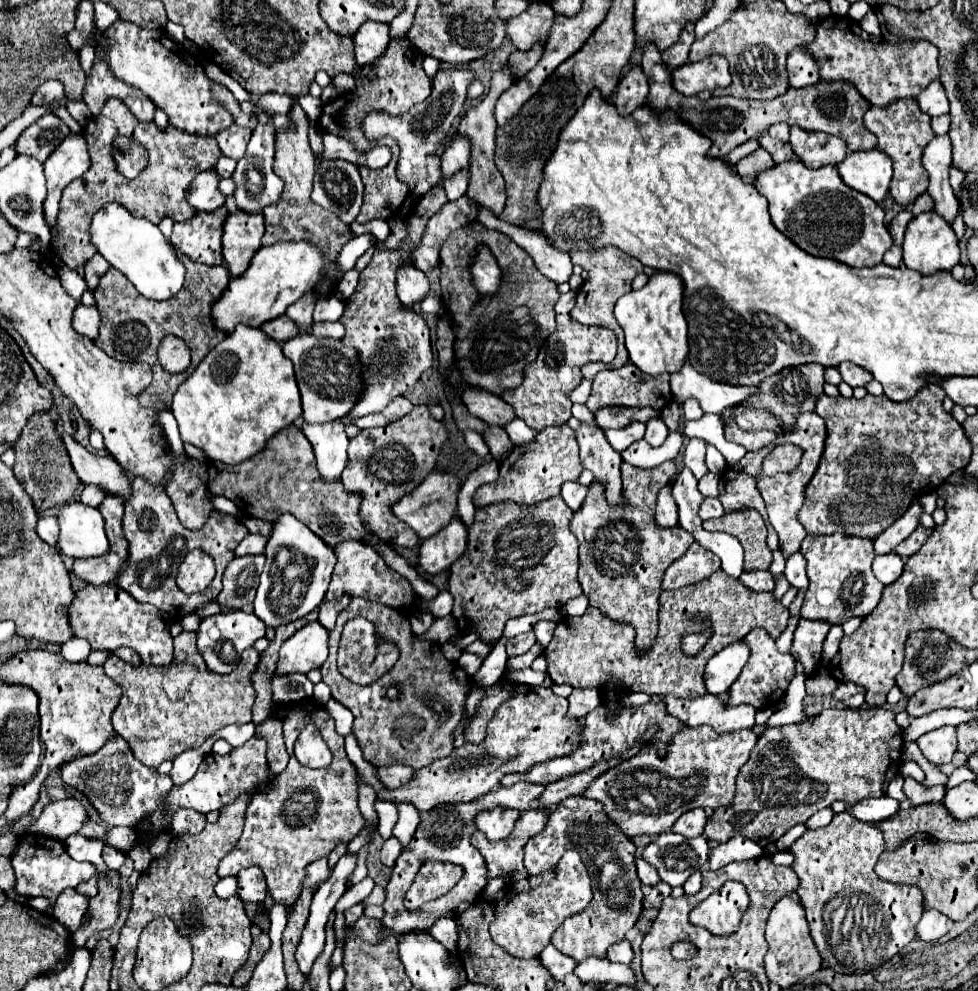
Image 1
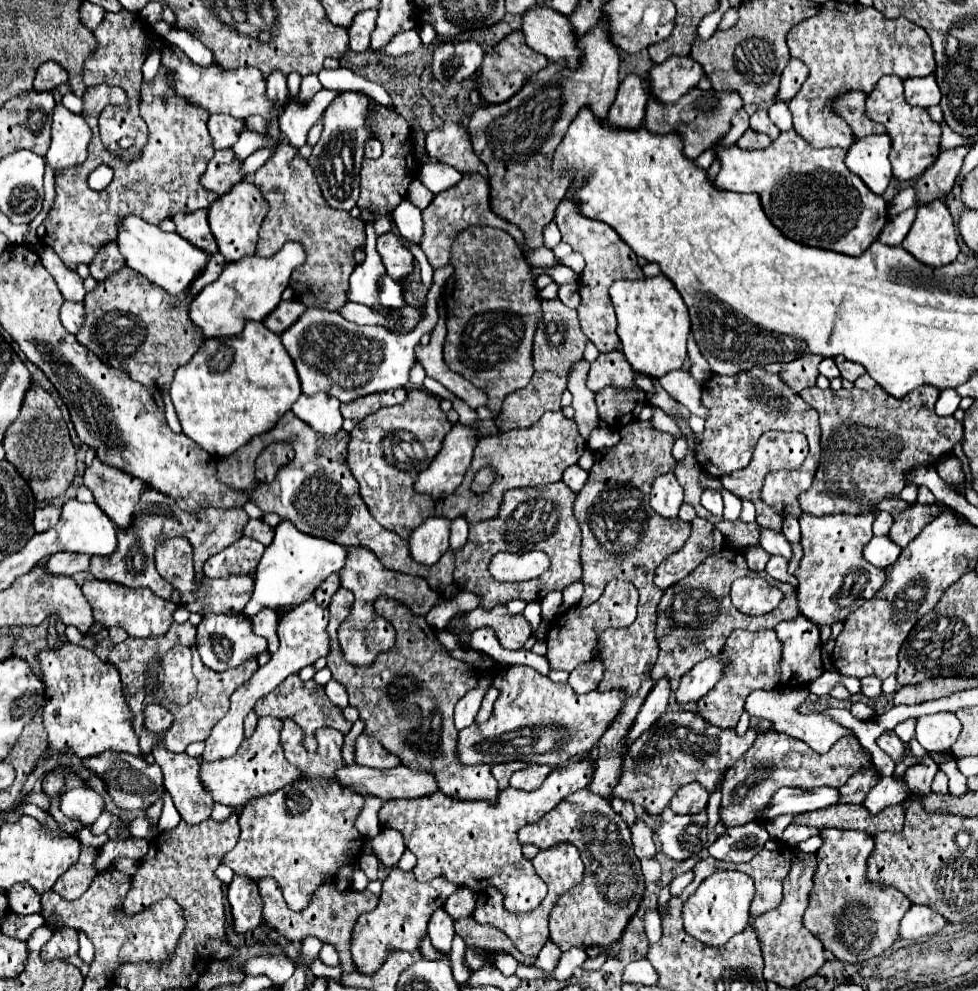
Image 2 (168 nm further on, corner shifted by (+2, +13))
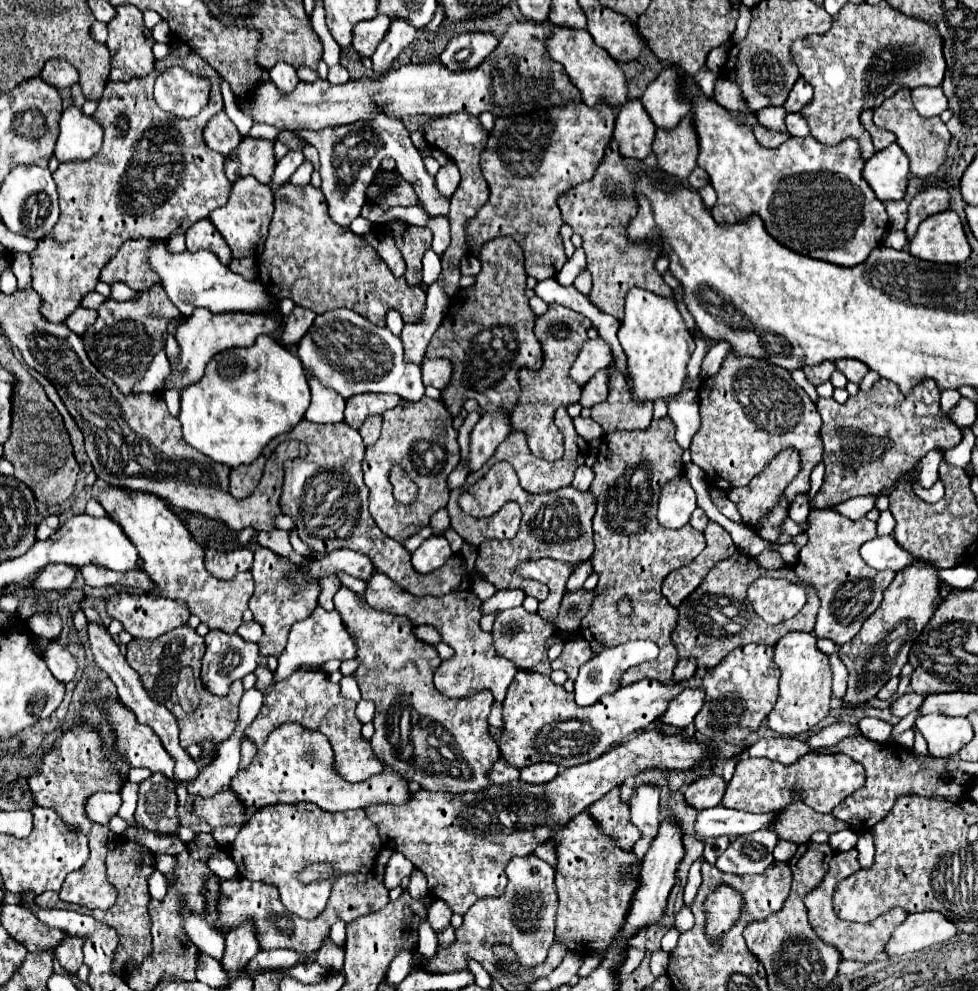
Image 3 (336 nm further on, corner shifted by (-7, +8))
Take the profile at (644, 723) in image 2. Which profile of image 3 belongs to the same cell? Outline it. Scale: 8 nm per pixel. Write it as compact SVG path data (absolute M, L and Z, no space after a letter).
M679 660L675 670L673 670L673 684L681 684L685 680L689 680L695 674L697 666L693 664L693 660Z

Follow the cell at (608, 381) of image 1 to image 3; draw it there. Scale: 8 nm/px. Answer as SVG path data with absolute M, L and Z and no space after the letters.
M609 368L599 370L599 372L585 384L579 404L585 406L585 408L591 408L591 406L603 402L603 400L607 398L607 392L609 392Z

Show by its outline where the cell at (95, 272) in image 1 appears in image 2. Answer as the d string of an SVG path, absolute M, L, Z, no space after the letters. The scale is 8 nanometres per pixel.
M112 241L108 245L104 245L98 253L96 253L96 259L92 261L90 265L90 275L96 279L96 281L104 281L108 275L112 275L114 271L122 269L126 263L124 263L124 257L120 255L118 251L118 243Z

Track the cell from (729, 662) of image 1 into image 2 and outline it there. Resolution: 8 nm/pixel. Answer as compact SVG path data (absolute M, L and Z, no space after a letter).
M714 655L700 661L696 667L692 667L692 671L688 671L688 675L680 679L674 691L676 703L686 705L686 703L696 703L698 699L702 699L718 683L724 671L724 665L726 663L722 661L722 657Z

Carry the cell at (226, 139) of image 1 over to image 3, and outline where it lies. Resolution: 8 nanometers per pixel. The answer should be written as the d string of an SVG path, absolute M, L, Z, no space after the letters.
M223 110L217 116L213 116L213 120L209 120L203 138L211 150L221 152L223 156L233 152L233 148L237 148L237 144L241 142L241 134L237 132L237 126L229 120L229 116Z

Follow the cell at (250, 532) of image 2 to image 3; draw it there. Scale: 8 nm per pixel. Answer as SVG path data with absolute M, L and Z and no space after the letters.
M269 530L269 532L259 532L257 534L257 542L263 548L269 548L271 552L275 552L277 556L289 556L291 554L291 544L289 544L289 534L285 530Z

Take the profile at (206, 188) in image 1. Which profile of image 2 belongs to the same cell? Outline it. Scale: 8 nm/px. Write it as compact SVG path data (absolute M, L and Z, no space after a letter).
M222 149L222 151L216 151L214 157L210 159L208 171L202 177L202 185L206 189L216 191L218 195L224 195L240 179L244 179L242 161L236 159L236 155L232 155L232 149Z

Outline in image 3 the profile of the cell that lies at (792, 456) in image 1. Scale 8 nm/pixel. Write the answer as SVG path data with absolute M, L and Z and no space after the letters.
M785 448L785 450L781 450L781 452L765 466L765 470L759 472L747 486L731 488L731 490L729 490L729 500L735 502L737 510L741 512L743 522L749 524L751 528L755 528L755 526L779 504L785 486L799 474L799 470L801 470L799 450L795 450L795 448Z

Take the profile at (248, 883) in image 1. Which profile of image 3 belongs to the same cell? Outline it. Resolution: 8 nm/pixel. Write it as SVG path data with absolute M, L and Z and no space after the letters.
M245 920L227 934L225 956L221 962L225 962L225 968L229 968L229 972L239 972L259 950L261 946L257 942L257 928L251 920Z

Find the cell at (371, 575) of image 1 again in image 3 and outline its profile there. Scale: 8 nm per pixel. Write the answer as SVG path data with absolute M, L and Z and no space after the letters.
M375 572L367 580L363 598L375 610L383 610L383 612L391 612L391 614L405 614L415 624L429 624L439 630L441 640L455 650L455 656L451 660L441 662L439 676L435 676L435 688L439 692L443 692L449 698L463 698L463 696L471 696L477 690L489 688L497 702L505 700L507 688L517 672L517 666L509 660L507 660L507 664L497 664L499 658L497 658L497 652L493 650L493 636L485 634L479 628L481 600L473 592L459 590L459 592L451 592L451 594L439 596L439 598L437 596L419 598L419 596L409 594L401 586L397 586L389 576Z

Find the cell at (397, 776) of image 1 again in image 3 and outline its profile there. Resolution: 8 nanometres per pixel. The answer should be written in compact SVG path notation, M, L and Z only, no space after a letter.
M259 666L255 670L255 676L257 676L257 684L255 684L257 688L267 688L267 686L271 688L269 700L265 700L265 708L261 708L261 712L257 714L257 720L253 720L253 724L245 730L245 734L257 746L261 746L265 742L265 736L269 736L269 732L277 724L295 722L295 724L301 724L307 730L321 732L329 738L329 742L335 750L335 768L345 780L363 782L369 776L385 770L385 764L375 756L371 742L365 740L363 734L361 734L363 724L355 716L357 704L353 700L341 698L339 696L339 684L329 682L329 678L323 672L297 670L297 672L293 672L293 676L289 676L289 680L283 680L281 684L273 684L273 676L271 676L269 668Z

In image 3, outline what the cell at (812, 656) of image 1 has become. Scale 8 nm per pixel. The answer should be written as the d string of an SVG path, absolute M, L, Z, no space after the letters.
M789 632L775 644L773 656L781 670L779 700L767 716L767 726L783 736L797 736L819 724L831 708L831 670L827 654L817 648L817 636L809 632Z

